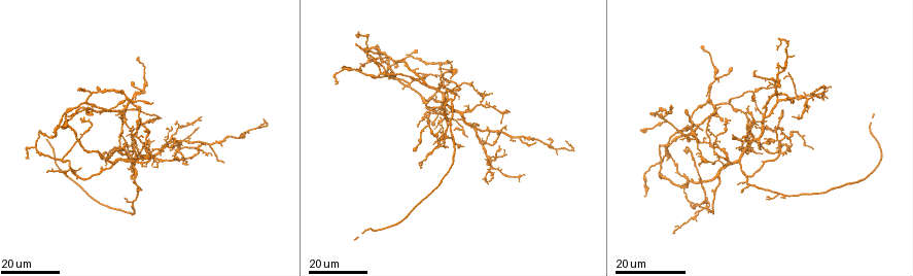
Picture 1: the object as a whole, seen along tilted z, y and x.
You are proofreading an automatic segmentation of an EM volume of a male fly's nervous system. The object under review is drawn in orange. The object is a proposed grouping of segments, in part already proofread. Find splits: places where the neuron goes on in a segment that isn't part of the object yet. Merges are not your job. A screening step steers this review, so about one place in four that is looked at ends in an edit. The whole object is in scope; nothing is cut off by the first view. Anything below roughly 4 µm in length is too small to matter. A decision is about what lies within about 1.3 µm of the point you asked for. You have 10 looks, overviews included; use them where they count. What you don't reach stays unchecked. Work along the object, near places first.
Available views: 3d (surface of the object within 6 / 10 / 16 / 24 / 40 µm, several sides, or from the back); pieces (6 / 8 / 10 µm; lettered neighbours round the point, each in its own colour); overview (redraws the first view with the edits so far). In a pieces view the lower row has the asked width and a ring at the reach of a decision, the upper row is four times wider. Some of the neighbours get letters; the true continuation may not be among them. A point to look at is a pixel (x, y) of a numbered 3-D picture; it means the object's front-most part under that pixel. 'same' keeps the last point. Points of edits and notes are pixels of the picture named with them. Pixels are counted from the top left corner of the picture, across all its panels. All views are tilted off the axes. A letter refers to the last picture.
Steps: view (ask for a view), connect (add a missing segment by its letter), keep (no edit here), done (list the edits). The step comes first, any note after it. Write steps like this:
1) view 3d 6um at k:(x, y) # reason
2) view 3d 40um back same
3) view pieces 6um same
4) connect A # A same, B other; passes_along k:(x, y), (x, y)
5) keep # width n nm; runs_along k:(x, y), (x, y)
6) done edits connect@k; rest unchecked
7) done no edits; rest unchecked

view 3d 16um at 1:(455, 131) # thin end

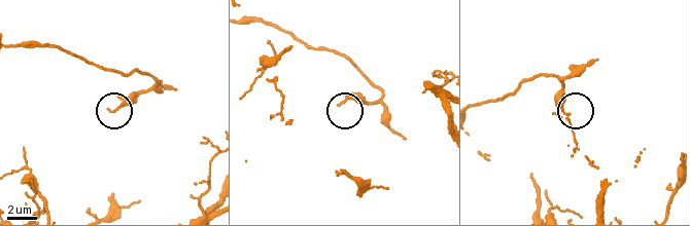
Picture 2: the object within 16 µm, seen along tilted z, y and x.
view 3d 10um at 2:(111, 110)

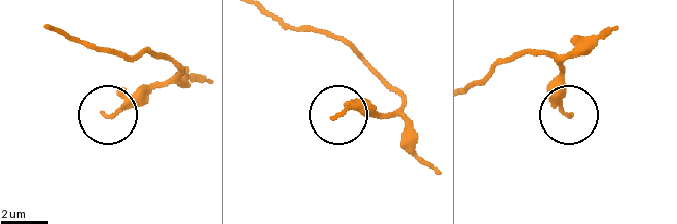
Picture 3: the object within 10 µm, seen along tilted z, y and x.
view pieces 10um at 3:(106, 114)

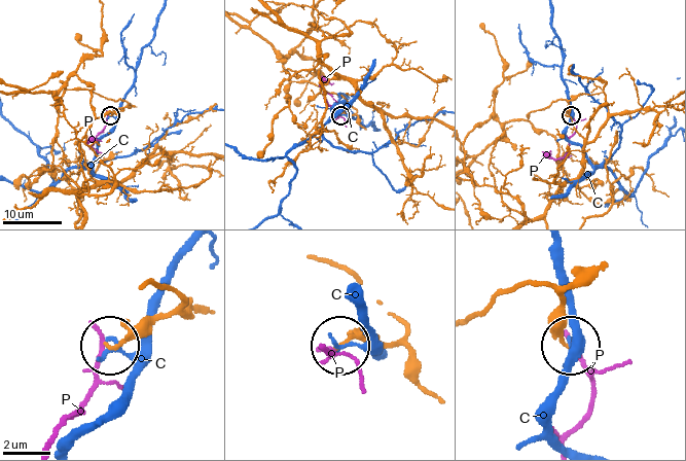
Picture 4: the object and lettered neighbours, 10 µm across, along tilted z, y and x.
keep # C other, P other; none of them fits

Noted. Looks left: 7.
view 3d 24um at 1:(388, 79) # branch stops here

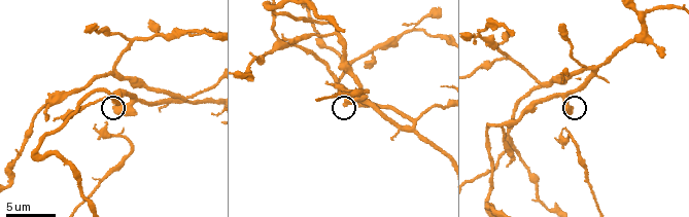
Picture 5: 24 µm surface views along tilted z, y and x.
view pieces 8um at 5:(115, 106)

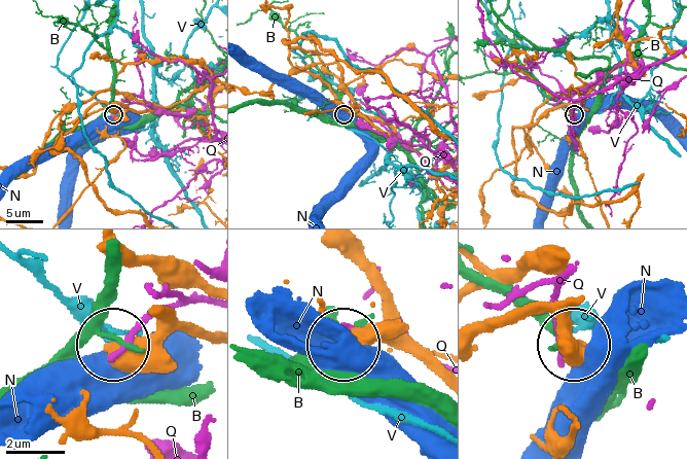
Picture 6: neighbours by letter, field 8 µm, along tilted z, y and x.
keep # B other, N other, Q other, V other; none of them fits

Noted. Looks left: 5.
view 3d 24um at 1:(151, 104) # branch stops here

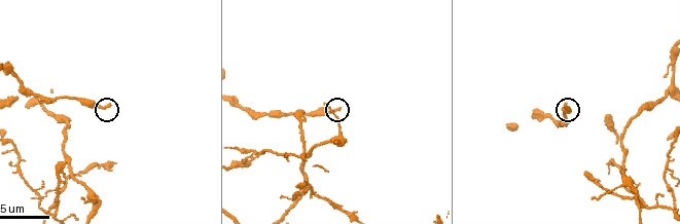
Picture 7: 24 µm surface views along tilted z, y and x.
view pieces 8um at 7:(109, 107)

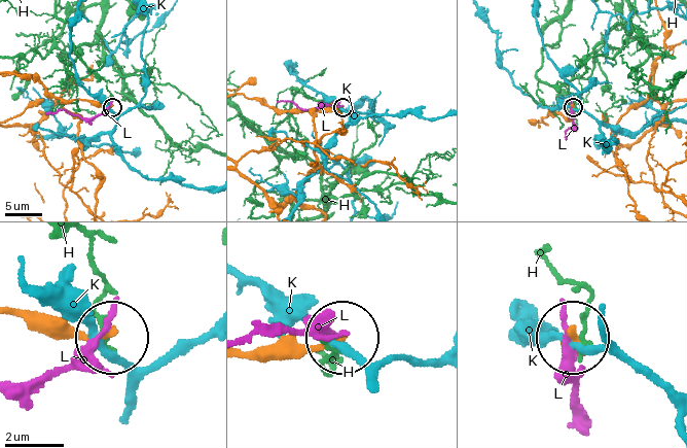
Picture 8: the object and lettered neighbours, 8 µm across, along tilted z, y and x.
keep # H other, K other, L other; runs_along 8:(15, 308), (81, 333), (109, 335); none of them fits

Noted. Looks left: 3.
view 3d 16um at 1:(535, 142) # tapers out

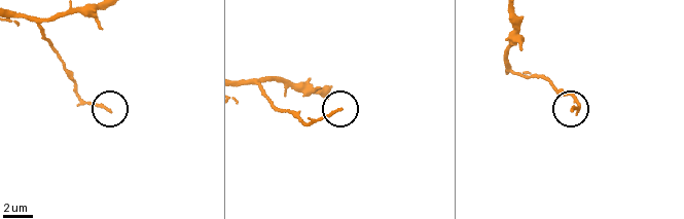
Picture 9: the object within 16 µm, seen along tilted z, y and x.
view 3d 10um at 9:(108, 108)

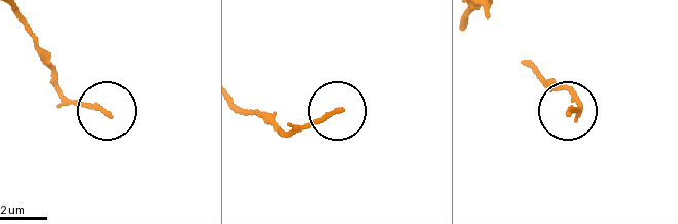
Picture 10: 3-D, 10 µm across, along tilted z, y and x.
view pieces 6um at 10:(107, 114)

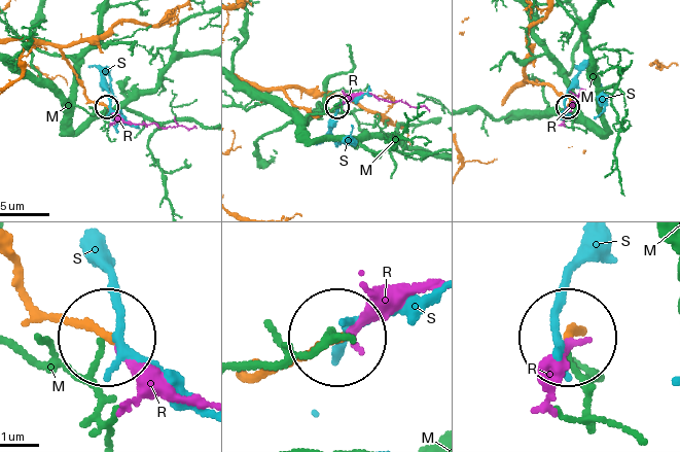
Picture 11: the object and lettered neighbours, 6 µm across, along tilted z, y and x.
connect R # M other, R same, S other; passes_along 11:(84, 90), (91, 100), (127, 120), (194, 127); it goes on there

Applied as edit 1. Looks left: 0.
done edits connect@11; rest unchecked

